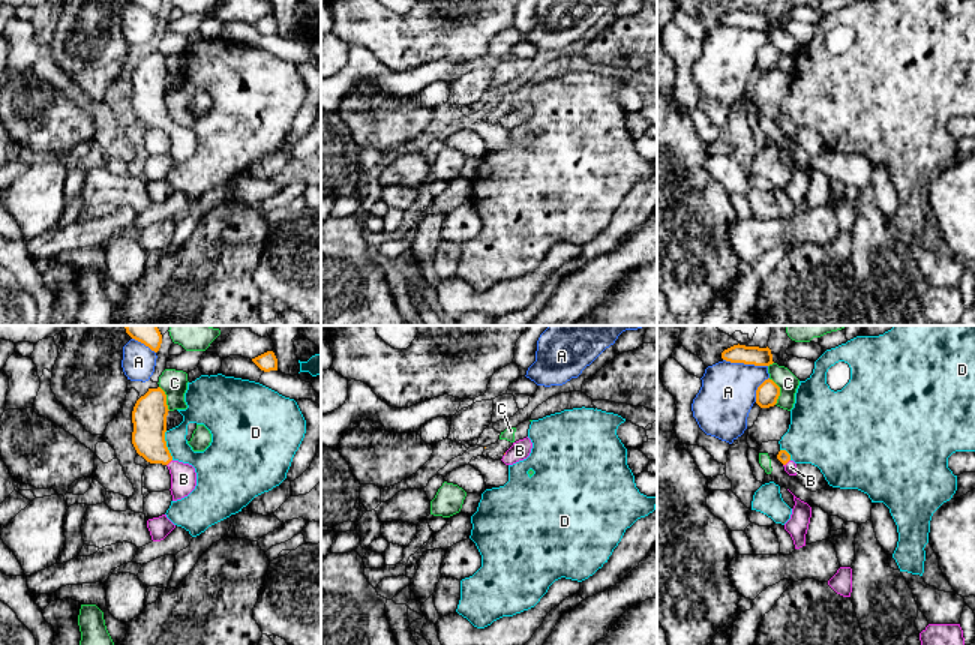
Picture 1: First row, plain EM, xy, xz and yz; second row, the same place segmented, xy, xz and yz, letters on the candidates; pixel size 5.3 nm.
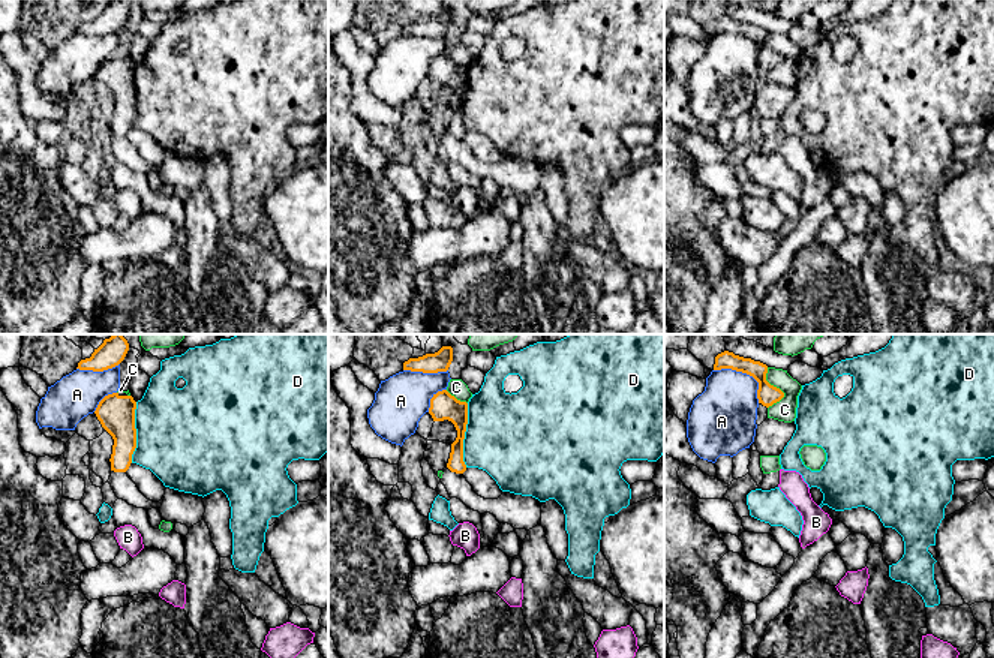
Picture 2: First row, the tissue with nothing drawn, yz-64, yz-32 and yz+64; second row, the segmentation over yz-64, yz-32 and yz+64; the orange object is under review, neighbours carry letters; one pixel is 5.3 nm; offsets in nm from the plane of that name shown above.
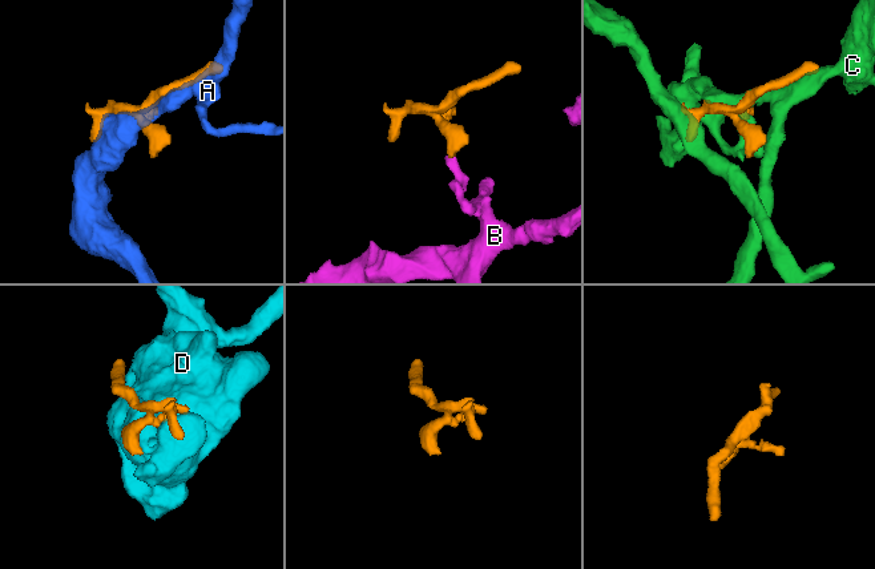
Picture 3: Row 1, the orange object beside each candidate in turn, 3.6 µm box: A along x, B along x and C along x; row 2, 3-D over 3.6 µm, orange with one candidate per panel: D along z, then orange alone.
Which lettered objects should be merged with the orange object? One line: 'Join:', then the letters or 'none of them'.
Join: B

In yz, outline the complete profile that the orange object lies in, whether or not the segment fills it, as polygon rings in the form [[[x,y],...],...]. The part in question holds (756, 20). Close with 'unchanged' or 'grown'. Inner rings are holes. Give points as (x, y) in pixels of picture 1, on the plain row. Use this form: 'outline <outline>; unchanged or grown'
outline [[[734,9],[722,16],[722,22],[730,27],[744,27],[754,30],[772,28],[771,14],[759,10]]]; unchanged

